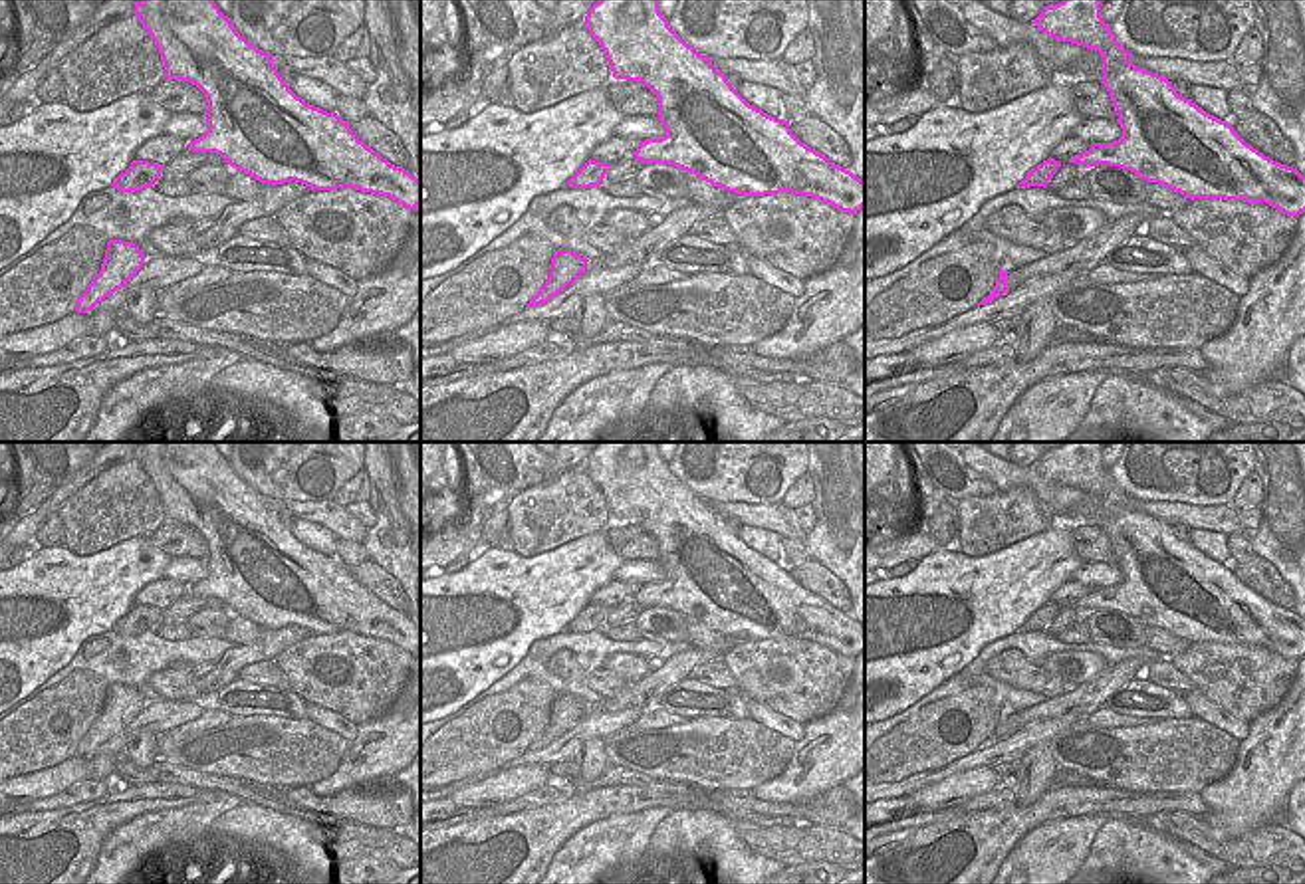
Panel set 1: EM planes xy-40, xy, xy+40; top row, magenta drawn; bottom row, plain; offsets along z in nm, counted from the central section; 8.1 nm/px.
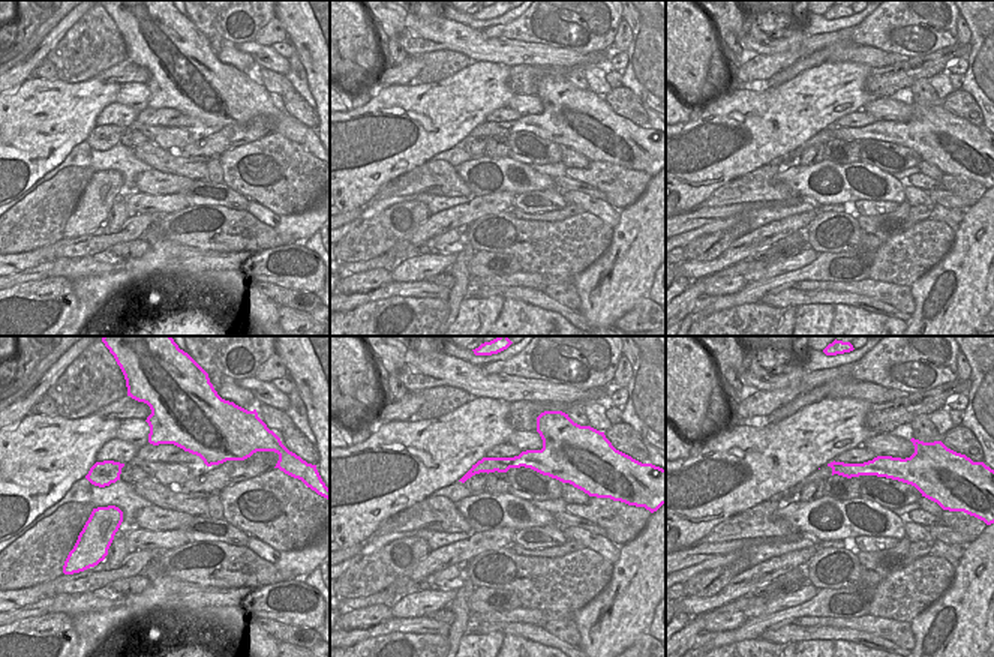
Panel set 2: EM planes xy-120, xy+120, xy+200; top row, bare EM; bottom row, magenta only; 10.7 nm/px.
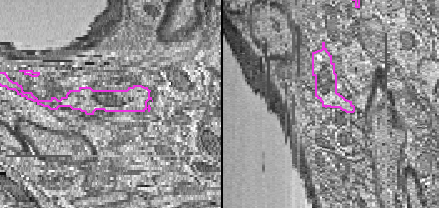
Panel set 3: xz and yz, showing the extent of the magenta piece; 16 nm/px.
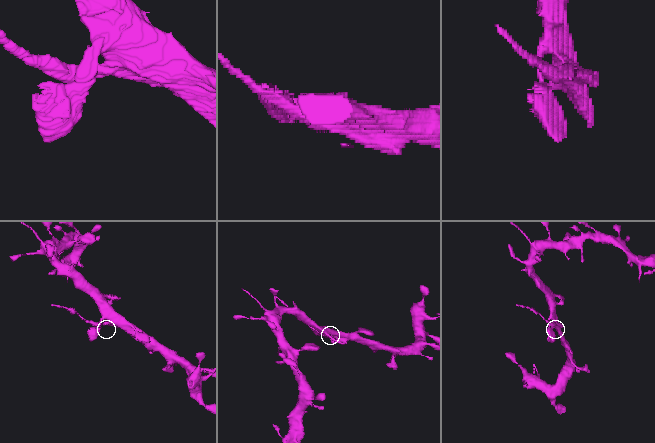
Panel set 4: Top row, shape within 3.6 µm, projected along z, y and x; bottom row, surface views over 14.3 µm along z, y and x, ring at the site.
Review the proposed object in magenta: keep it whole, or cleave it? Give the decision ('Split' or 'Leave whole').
Split

